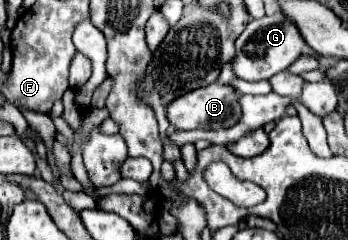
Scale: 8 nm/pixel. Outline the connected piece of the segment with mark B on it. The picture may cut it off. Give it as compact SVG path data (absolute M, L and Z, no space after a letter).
M210 84L200 90L192 90L184 94L184 98L176 98L176 102L170 102L166 106L168 120L176 130L194 130L194 128L228 128L234 126L240 120L240 106L238 106L238 94L228 84Z

